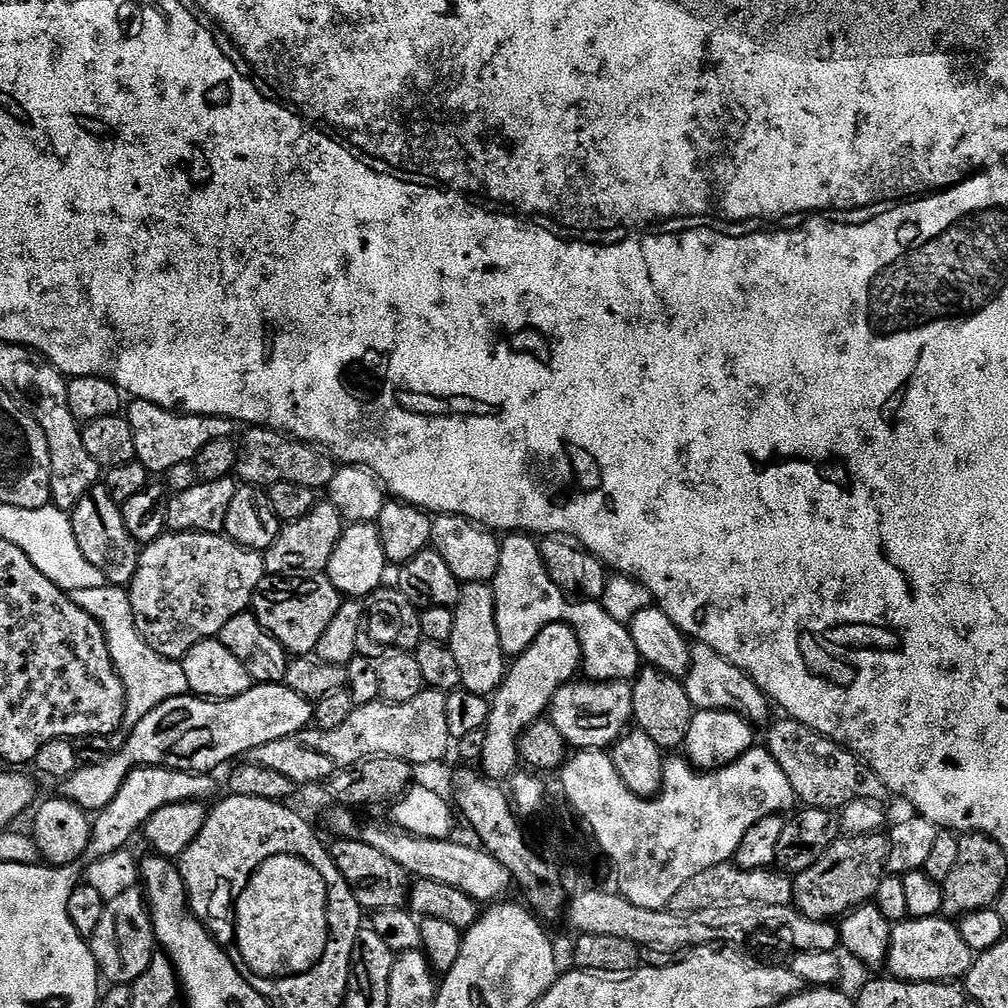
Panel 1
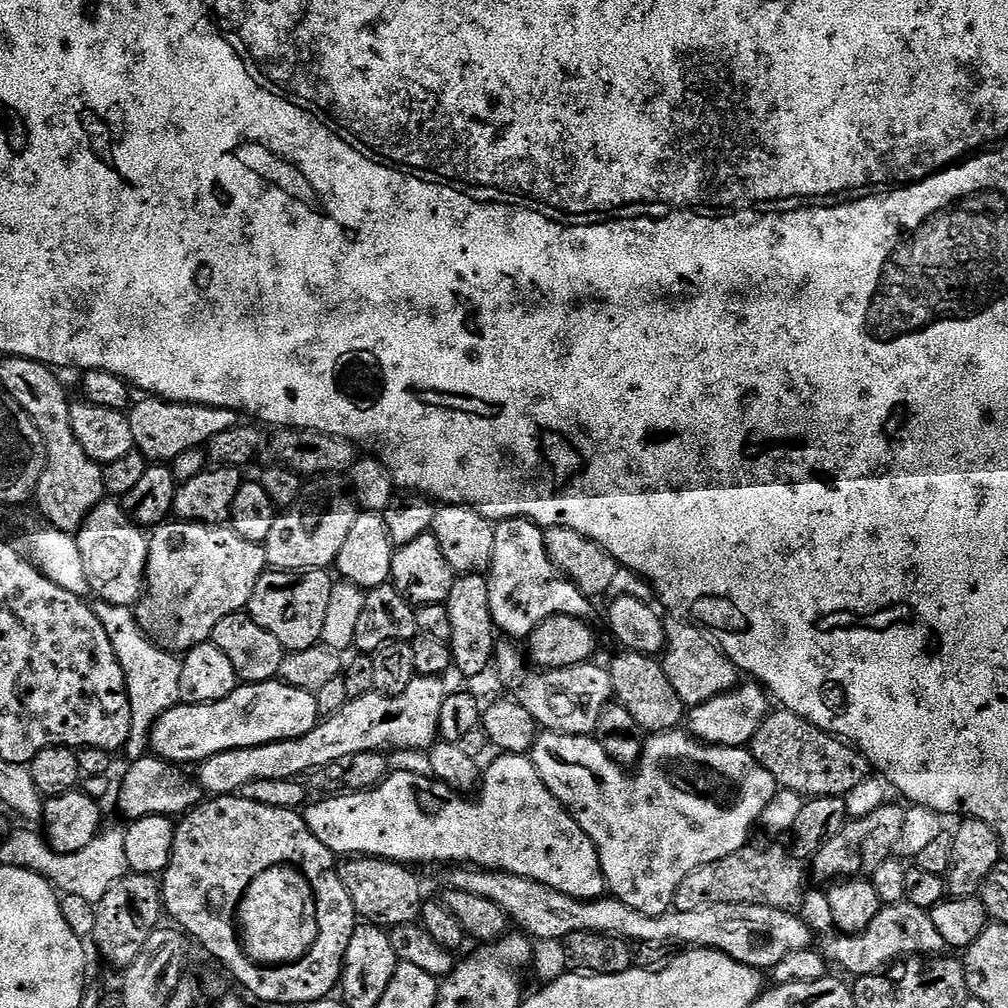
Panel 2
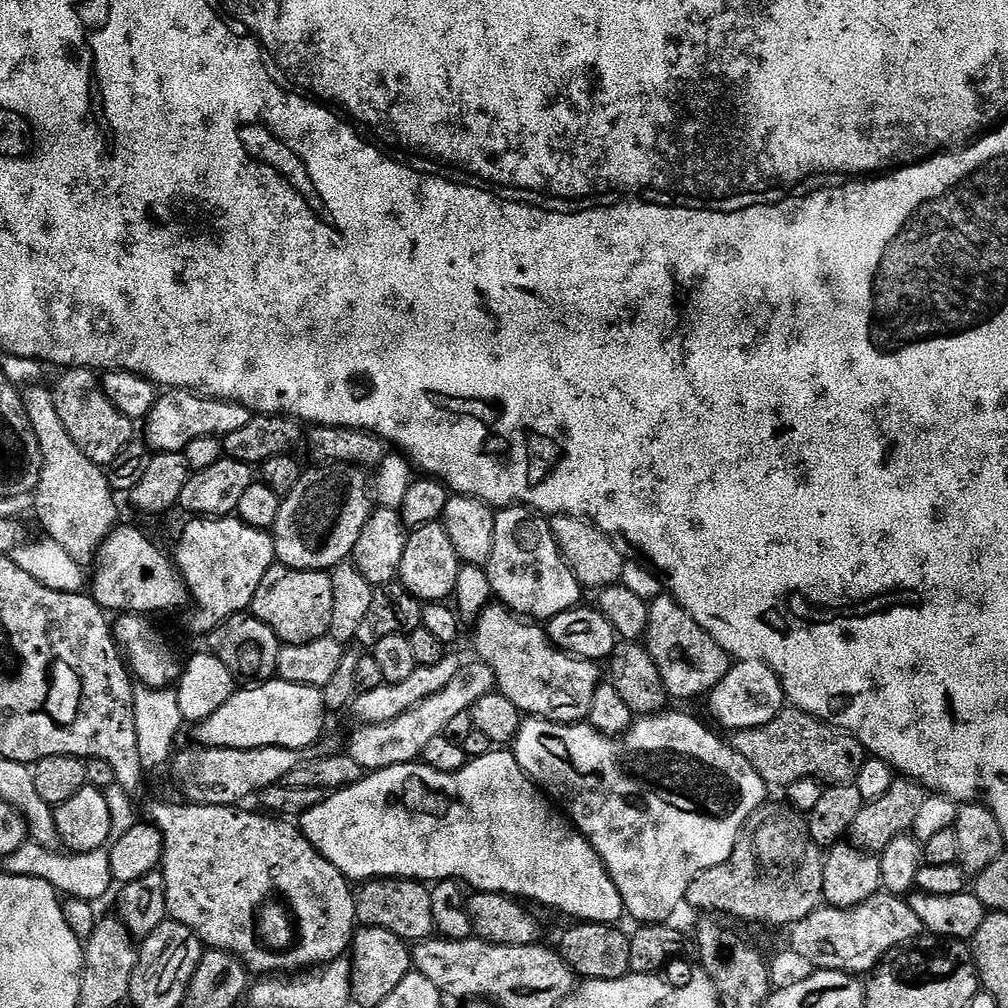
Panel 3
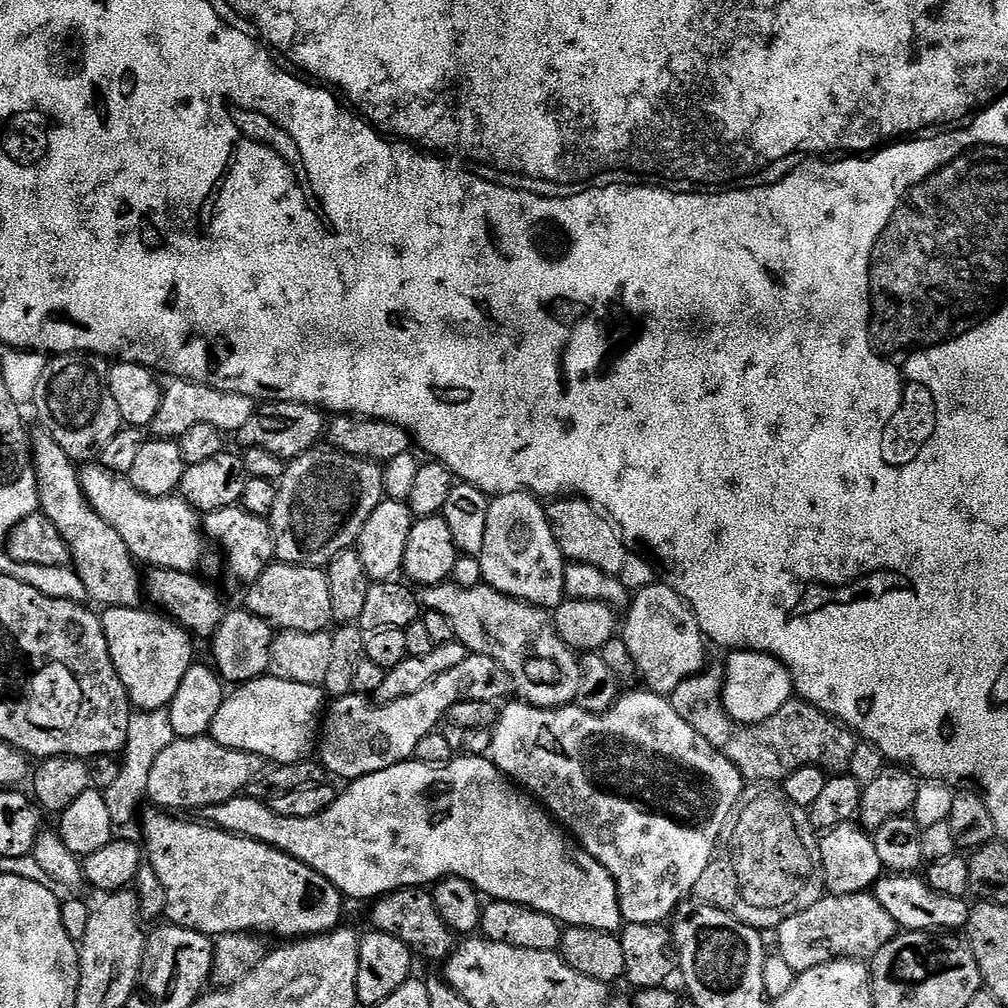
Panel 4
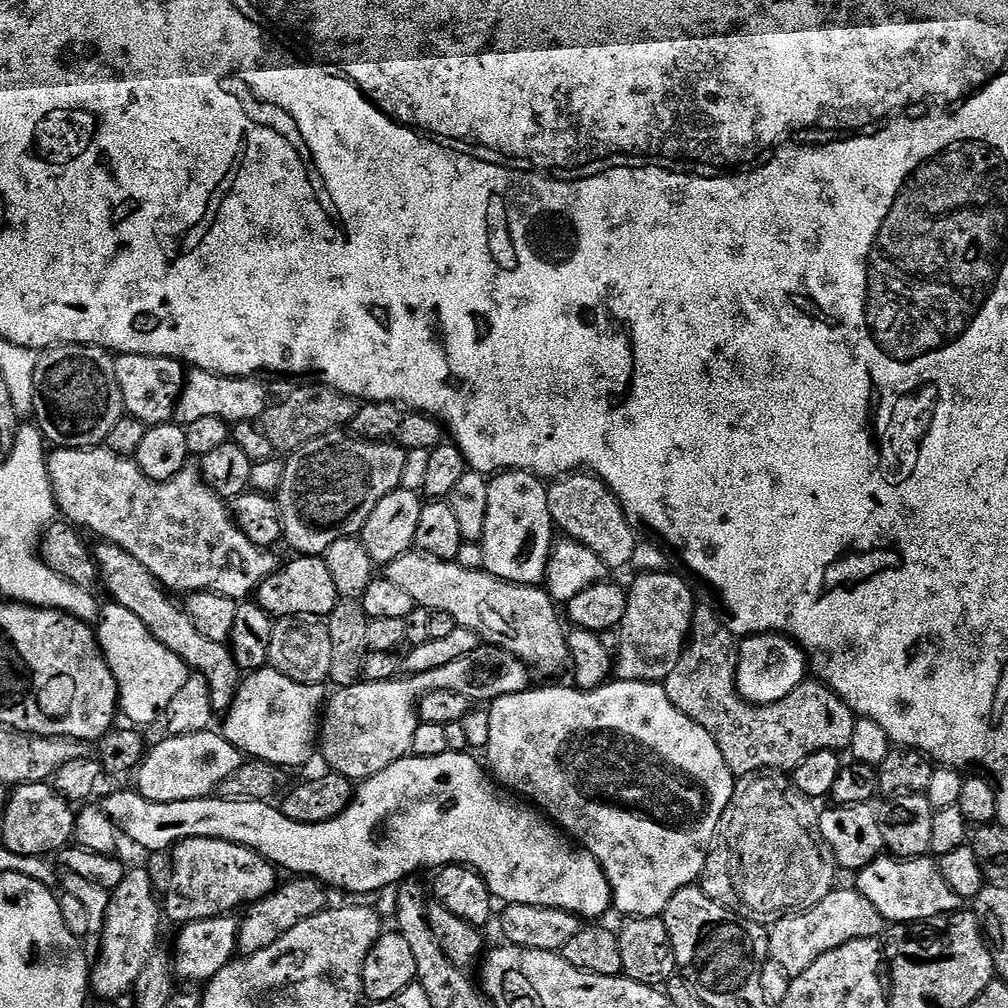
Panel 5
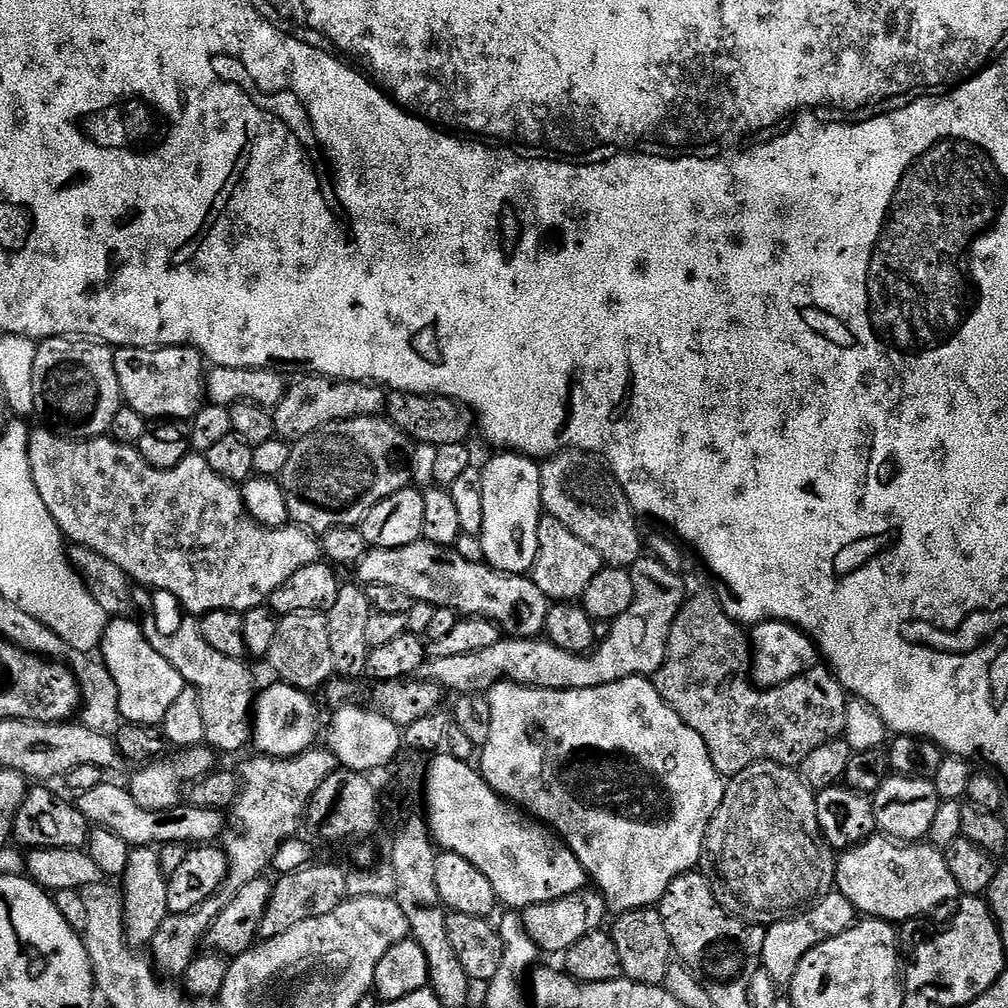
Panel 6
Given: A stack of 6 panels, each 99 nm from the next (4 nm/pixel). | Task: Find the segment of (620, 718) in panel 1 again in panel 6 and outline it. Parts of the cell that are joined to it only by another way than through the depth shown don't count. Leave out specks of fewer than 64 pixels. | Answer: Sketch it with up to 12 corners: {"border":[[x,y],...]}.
{"border":[[423,538],[369,548],[361,585],[539,637],[550,601],[527,575]]}

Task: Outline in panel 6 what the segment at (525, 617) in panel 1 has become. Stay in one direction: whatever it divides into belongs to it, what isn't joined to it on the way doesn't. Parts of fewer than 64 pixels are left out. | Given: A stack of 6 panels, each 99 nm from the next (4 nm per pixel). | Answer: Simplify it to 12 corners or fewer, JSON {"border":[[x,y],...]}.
{"border":[[540,464],[480,468],[484,563],[531,573],[545,515]]}

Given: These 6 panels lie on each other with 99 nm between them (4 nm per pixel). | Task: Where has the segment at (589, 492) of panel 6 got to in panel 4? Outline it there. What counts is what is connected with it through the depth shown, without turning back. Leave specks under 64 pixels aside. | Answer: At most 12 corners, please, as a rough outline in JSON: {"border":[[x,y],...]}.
{"border":[[553,499],[547,510],[569,561],[620,575],[630,555],[596,504]]}

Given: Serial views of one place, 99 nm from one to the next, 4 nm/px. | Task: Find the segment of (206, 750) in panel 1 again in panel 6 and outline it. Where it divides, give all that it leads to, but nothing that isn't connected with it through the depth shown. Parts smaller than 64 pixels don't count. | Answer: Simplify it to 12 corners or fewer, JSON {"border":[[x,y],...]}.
{"border":[[283,682],[257,697],[253,747],[288,759],[315,745],[316,706]]}

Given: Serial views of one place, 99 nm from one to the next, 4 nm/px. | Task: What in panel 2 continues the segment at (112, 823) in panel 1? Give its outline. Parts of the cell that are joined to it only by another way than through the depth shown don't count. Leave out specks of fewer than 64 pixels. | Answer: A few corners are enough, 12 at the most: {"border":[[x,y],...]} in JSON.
{"border":[[133,759],[118,792],[127,821],[184,816],[206,798],[167,760]]}

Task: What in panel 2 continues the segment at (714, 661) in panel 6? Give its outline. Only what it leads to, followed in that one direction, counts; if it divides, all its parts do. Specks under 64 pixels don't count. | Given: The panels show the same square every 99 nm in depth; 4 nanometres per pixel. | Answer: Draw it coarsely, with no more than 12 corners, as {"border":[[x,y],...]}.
{"border":[[787,710],[750,751],[780,788],[845,797],[870,775],[857,748]]}

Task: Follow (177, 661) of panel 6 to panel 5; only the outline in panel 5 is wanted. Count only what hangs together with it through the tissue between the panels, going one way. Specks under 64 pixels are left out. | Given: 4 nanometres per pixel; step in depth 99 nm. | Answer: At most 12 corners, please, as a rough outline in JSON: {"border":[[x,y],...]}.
{"border":[[94,548],[111,603],[206,678],[227,713],[242,673],[126,550]]}

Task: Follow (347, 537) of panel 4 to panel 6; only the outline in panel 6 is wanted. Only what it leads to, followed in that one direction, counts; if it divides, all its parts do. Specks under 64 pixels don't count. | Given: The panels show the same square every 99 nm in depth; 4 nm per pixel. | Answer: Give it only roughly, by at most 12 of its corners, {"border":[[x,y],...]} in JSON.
{"border":[[355,416],[292,444],[288,518],[360,525],[412,484],[414,442]]}

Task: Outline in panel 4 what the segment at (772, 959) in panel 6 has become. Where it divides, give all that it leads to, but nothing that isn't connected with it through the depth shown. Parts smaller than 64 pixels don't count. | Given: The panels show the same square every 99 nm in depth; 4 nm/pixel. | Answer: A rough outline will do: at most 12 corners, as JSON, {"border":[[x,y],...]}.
{"border":[[871,891],[825,894],[780,924],[799,974],[871,958],[897,934]]}

